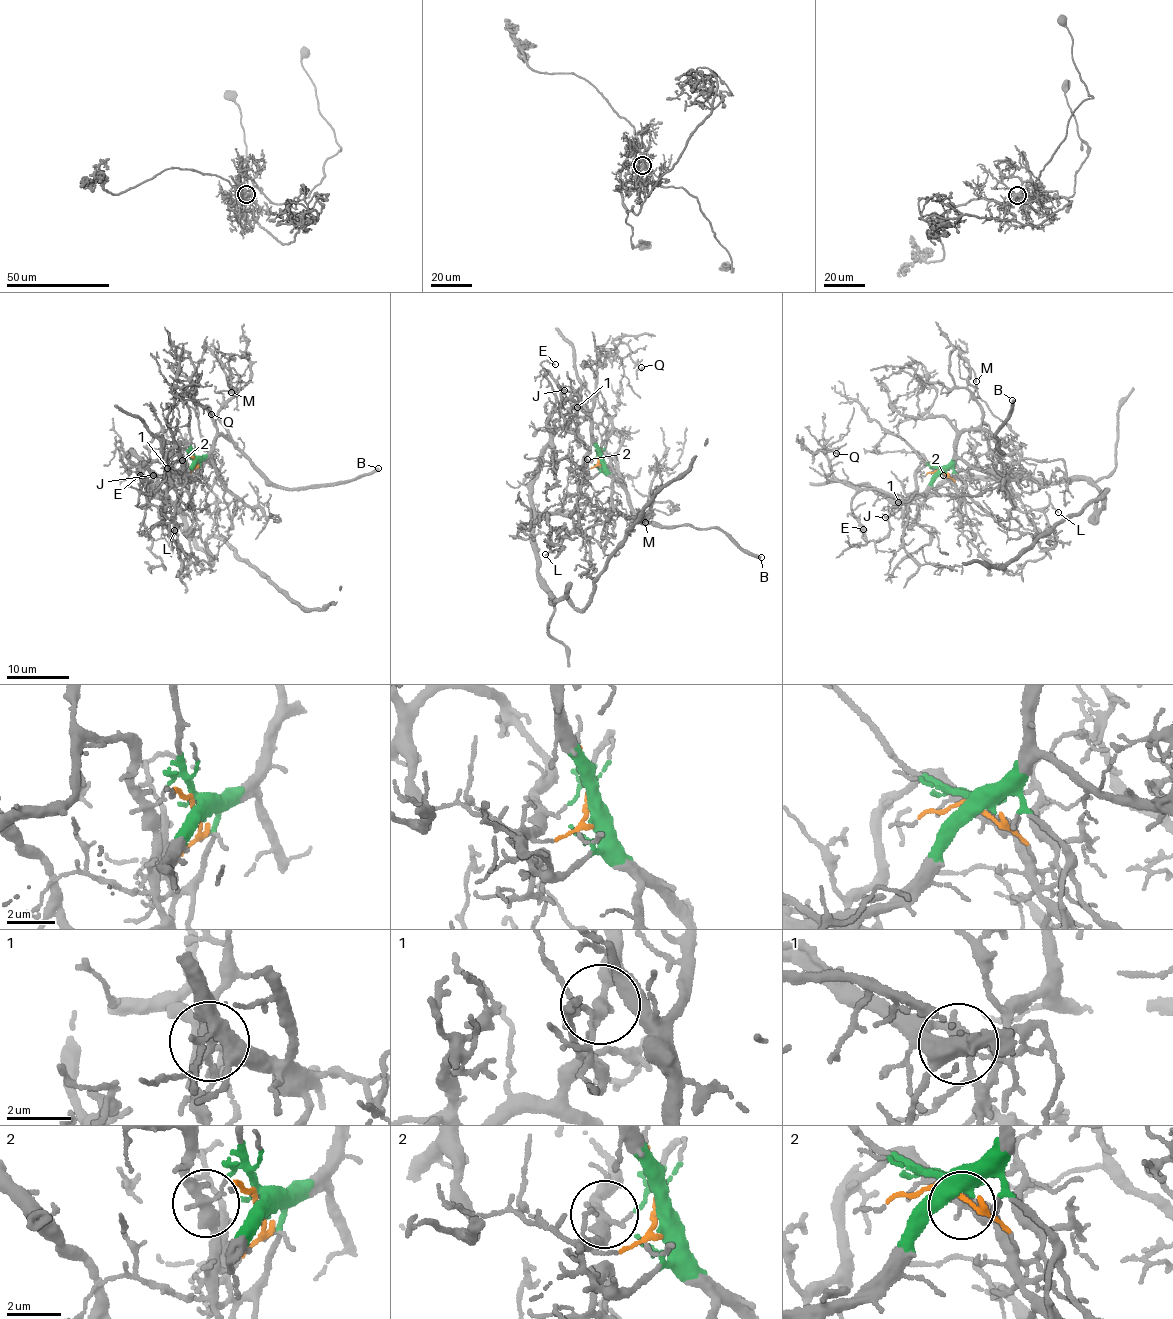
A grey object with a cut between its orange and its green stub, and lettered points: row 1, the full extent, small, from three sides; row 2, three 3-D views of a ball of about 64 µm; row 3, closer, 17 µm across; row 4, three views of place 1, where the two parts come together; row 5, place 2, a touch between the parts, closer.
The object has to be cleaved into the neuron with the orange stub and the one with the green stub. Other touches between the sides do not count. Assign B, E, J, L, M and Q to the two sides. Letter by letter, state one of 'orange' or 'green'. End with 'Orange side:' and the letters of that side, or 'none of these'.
B: green
E: green
J: green
L: orange
M: green
Q: green
Orange side: L

